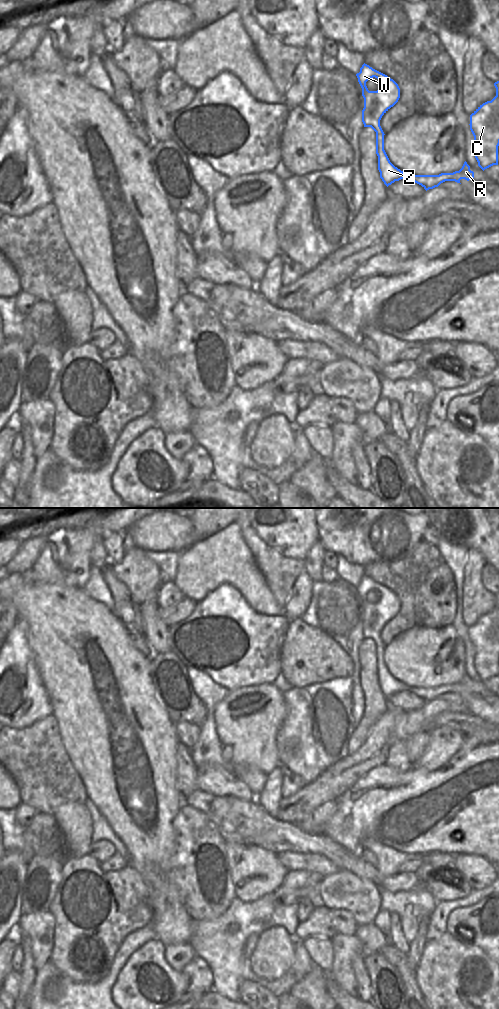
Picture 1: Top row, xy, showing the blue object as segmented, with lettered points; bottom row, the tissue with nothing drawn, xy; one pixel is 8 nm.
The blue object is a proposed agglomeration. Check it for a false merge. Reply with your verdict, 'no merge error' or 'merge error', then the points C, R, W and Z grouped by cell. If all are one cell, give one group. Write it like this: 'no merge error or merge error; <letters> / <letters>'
no merge error; C R W Z

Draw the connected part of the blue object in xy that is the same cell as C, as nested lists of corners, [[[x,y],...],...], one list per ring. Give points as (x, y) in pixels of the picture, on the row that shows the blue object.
[[[499,81],[494,83],[496,96],[480,105],[470,115],[470,130],[474,136],[474,156],[485,169],[498,165],[499,146]]]

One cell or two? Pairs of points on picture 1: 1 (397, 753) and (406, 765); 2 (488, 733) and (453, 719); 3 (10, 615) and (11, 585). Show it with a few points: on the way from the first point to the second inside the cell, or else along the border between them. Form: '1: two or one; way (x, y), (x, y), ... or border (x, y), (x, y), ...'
1: one; way (397, 756), (403, 762)
2: one; way (479, 728), (462, 723)
3: one; way (10, 608), (10, 592)

